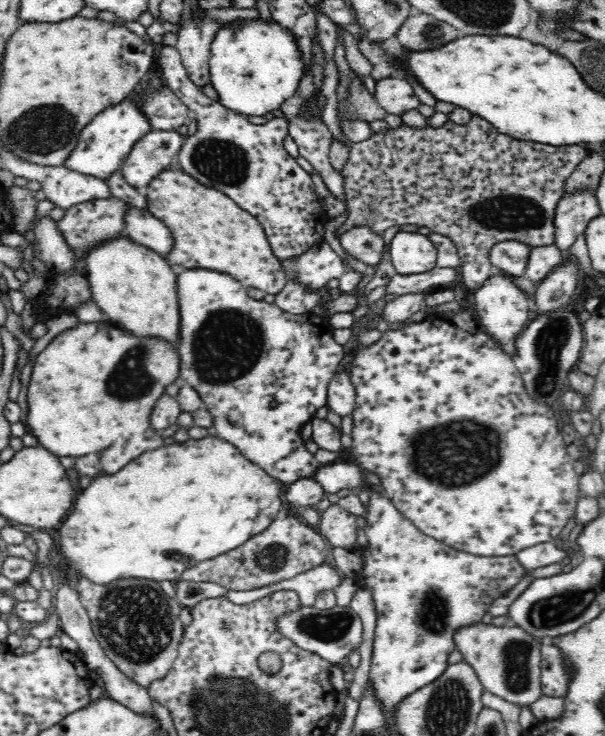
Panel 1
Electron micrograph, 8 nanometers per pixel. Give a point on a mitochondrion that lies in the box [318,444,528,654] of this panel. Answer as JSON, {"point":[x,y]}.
{"point":[433,612]}

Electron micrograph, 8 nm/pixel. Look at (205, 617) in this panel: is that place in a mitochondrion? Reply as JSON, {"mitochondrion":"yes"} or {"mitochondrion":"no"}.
{"mitochondrion":"no"}

